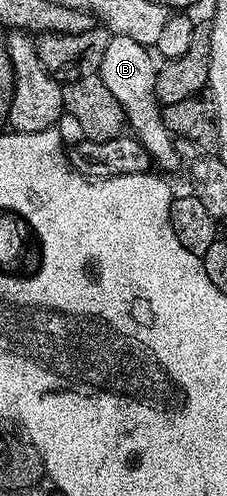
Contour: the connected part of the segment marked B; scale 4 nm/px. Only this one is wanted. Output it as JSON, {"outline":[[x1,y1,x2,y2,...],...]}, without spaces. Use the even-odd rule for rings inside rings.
{"outline":[[113,35,105,49,98,75,113,97,121,103,128,128,142,143,144,152,150,158,152,156,163,168,173,169,179,163,179,153,174,145,174,136,163,123,162,106,155,96,158,70,153,59,155,60,154,54,148,46,137,43,128,36]]}

